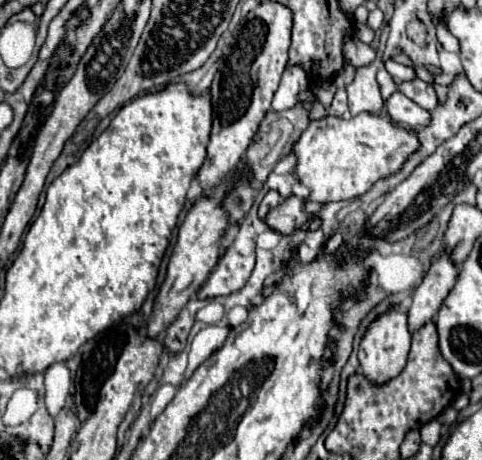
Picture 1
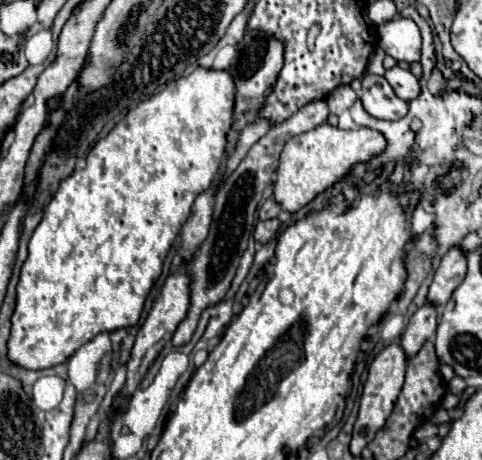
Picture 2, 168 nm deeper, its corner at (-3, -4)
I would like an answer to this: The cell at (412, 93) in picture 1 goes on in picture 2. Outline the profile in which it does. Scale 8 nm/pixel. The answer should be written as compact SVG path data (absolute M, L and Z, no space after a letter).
M394 65L392 69L388 69L384 73L386 81L392 85L394 93L404 99L404 101L410 101L414 97L418 97L420 93L420 85L418 85L418 79L406 69L406 67L400 67L400 65Z

